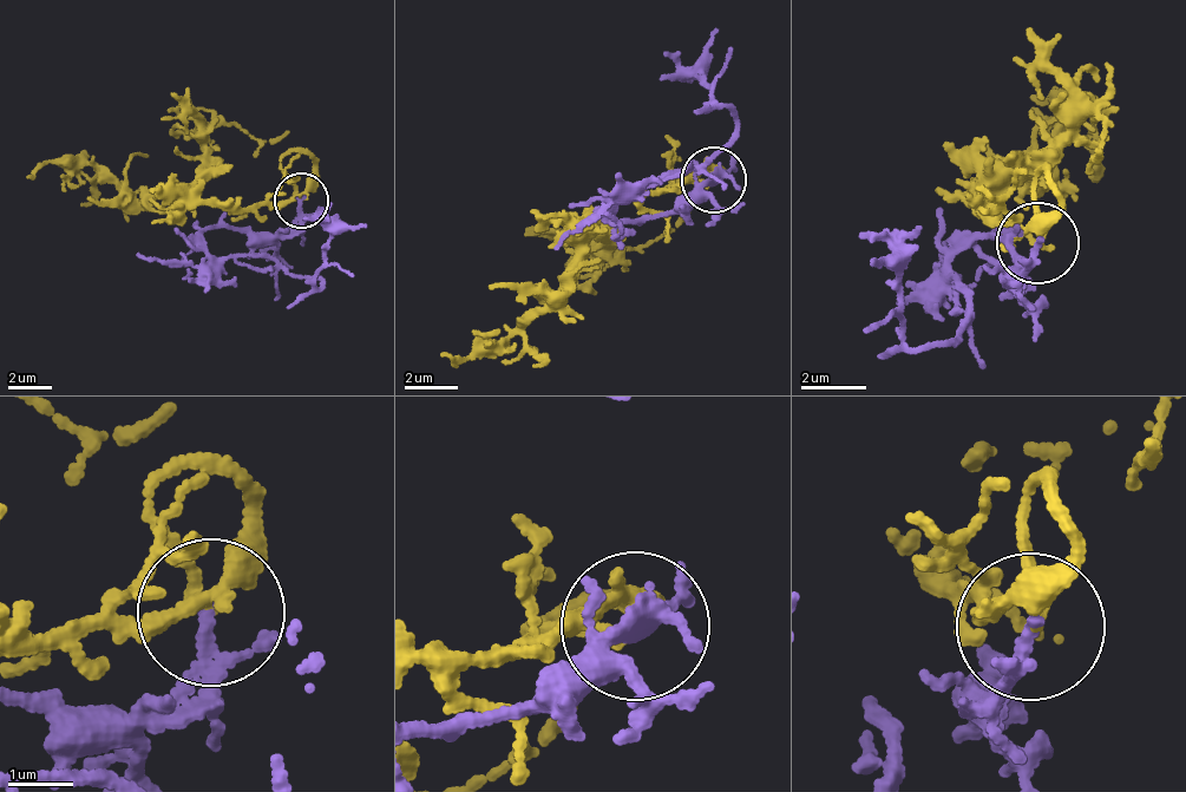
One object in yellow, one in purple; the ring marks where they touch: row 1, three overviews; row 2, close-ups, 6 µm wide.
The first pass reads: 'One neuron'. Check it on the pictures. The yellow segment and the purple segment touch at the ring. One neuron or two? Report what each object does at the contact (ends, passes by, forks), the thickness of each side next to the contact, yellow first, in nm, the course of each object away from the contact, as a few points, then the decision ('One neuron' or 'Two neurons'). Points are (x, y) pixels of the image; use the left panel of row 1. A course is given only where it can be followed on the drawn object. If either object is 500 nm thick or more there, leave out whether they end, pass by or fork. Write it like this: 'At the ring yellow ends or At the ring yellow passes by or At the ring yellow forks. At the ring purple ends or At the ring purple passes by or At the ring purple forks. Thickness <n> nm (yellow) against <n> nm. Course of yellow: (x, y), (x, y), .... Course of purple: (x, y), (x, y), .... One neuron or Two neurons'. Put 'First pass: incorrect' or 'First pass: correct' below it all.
At the ring yellow ends. At the ring purple passes by. Thickness 180 nm (yellow) against 140 nm. Course of yellow: (299, 198), (227, 209), (120, 190), (83, 161), (39, 164), (30, 180). Course of purple: (299, 198), (287, 228), (204, 228), (205, 250), (266, 252), (316, 286), (323, 244), (366, 223). One neuron
First pass: correct

